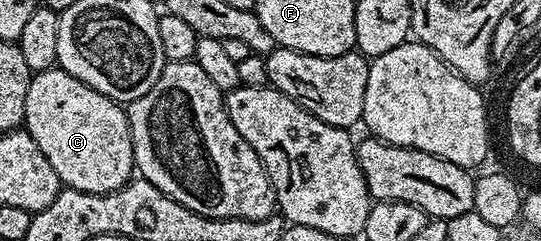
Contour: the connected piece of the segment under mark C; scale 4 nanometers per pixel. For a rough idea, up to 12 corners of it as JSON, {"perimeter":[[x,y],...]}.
{"perimeter":[[60,66],[30,78],[23,127],[65,187],[134,178],[126,108]]}

